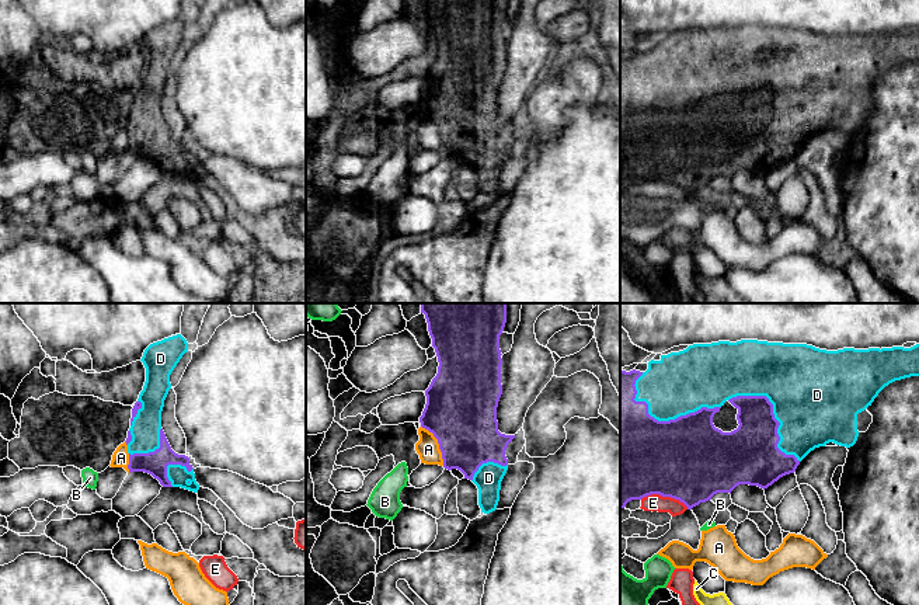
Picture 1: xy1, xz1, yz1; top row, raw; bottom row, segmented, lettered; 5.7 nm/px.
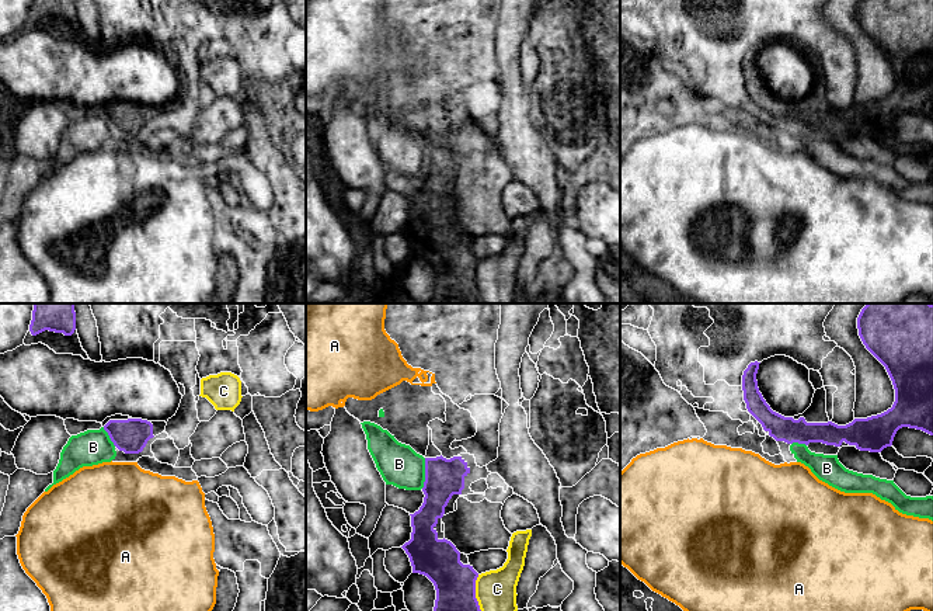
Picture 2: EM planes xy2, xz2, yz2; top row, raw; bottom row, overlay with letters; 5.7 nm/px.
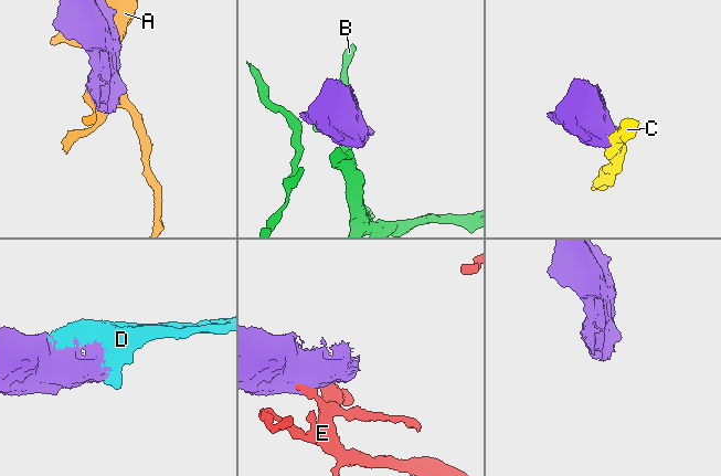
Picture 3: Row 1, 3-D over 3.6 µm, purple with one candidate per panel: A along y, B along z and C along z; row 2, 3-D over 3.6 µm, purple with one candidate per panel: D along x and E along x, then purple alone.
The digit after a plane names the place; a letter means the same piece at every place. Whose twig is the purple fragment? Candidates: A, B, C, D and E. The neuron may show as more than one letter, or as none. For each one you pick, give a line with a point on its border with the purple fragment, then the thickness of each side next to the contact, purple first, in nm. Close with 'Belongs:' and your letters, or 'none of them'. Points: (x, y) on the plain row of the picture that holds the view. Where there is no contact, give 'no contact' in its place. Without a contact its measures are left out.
D: yz1 (667, 107) | 480/360 nm
Belongs: D

